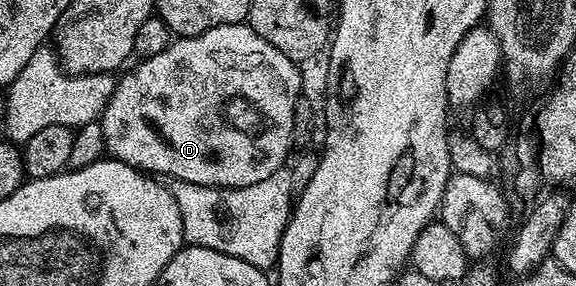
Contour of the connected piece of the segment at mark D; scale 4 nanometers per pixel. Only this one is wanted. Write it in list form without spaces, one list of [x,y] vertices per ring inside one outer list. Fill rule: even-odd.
[[[225,24],[209,28],[192,38],[176,37],[169,44],[169,48],[165,48],[165,52],[157,52],[157,56],[149,56],[136,63],[136,66],[124,78],[120,77],[116,81],[113,96],[101,115],[107,145],[106,153],[116,162],[129,164],[136,170],[144,171],[151,176],[168,174],[168,179],[171,180],[179,179],[191,184],[233,189],[260,183],[261,180],[268,179],[273,172],[277,172],[278,169],[285,166],[287,153],[293,150],[295,137],[293,116],[295,115],[295,102],[301,96],[301,90],[299,90],[300,67],[292,62],[289,56],[285,56],[285,52],[273,48],[273,44],[266,42],[256,30],[251,29],[250,25]]]

